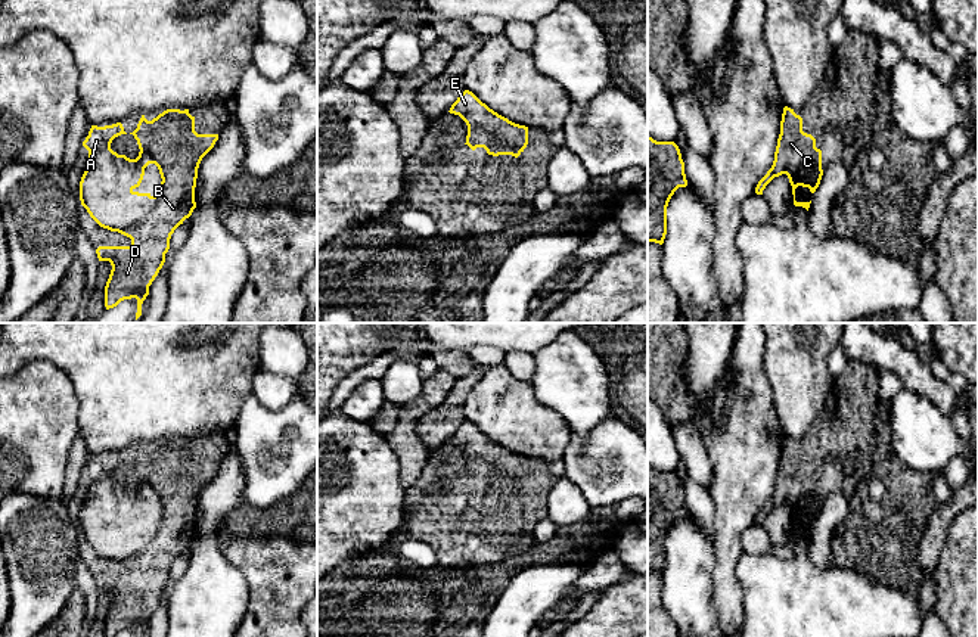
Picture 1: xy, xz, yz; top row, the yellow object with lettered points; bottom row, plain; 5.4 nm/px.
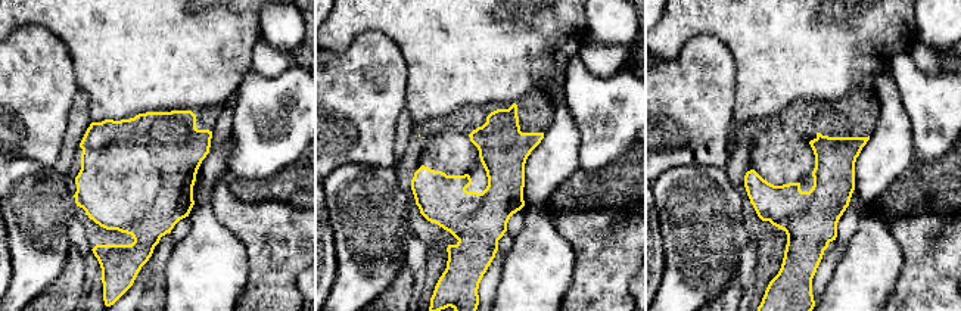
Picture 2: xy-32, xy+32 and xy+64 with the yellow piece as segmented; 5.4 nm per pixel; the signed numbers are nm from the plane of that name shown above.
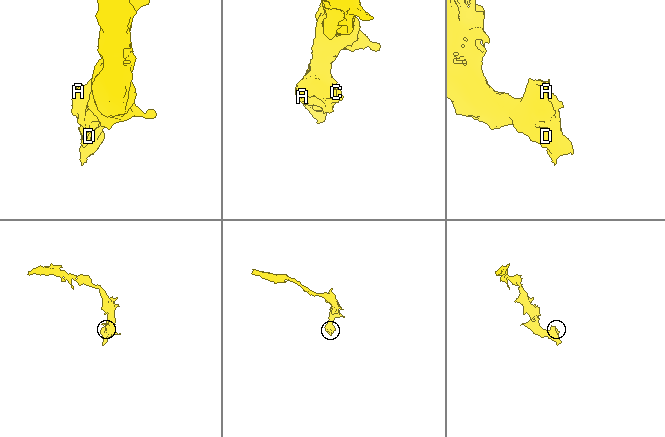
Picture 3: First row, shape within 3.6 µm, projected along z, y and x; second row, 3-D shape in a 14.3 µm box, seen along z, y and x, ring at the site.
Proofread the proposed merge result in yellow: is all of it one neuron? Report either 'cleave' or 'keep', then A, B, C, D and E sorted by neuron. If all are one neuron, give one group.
keep | A B C D E

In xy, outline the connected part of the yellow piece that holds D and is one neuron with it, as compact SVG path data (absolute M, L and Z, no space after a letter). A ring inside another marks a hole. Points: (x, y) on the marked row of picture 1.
M167 109L152 121L142 115L137 128L130 133L140 149L136 159L118 155L111 149L112 140L121 134L127 134L121 122L105 127L91 125L83 142L89 150L89 159L80 181L80 201L100 227L131 239L130 246L99 246L96 254L99 261L109 261L112 265L105 286L106 310L117 307L124 299L136 298L137 320L142 316L142 304L149 295L149 286L165 262L171 234L196 208L198 168L202 158L214 147L218 134L198 134L195 116L189 114L189 109ZM149 164L158 167L162 178L155 196L134 190L140 186Z

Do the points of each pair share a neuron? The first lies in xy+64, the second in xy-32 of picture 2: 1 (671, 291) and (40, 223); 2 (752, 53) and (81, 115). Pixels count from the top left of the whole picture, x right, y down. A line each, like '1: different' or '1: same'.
1: same
2: different

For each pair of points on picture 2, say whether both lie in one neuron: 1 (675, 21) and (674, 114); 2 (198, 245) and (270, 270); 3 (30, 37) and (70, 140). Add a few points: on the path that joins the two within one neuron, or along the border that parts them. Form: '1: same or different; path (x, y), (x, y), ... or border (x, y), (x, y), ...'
1: different; border (700, 34), (696, 34), (674, 58), (661, 59)
2: different; border (230, 232), (246, 251), (246, 285), (240, 295)
3: different; border (75, 96), (68, 114), (62, 148), (53, 162)

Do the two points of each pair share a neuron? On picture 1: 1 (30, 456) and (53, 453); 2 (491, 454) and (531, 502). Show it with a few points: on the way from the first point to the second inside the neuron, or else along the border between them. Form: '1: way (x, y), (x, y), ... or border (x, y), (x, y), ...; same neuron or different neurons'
1: way (36, 453), (47, 453); same neuron
2: way (500, 466), (522, 490); same neuron

